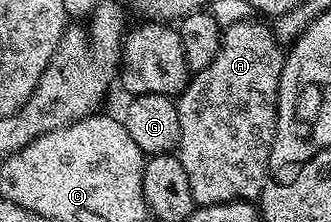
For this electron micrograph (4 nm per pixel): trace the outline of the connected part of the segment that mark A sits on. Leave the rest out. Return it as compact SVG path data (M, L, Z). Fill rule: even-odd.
M250 18L243 22L235 22L230 28L222 31L221 49L219 54L215 54L215 62L211 62L211 66L207 66L207 70L196 73L190 79L189 85L185 87L184 92L176 97L175 103L177 105L177 113L179 114L179 134L181 137L175 152L183 162L183 170L187 170L187 182L191 182L191 194L193 195L194 205L230 204L232 200L253 202L260 197L262 190L265 188L265 183L269 181L271 146L277 133L277 87L279 86L281 71L285 65L285 58L286 53L283 51L282 41L277 39L277 35L274 34L272 27L264 19Z

